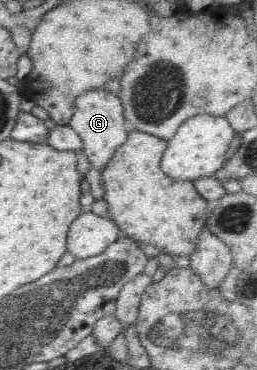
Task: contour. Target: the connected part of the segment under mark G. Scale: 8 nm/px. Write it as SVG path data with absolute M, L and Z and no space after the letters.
M105 89L87 90L78 95L68 125L80 135L83 142L82 152L86 155L89 164L99 171L109 164L118 146L126 142L130 131L120 99Z

